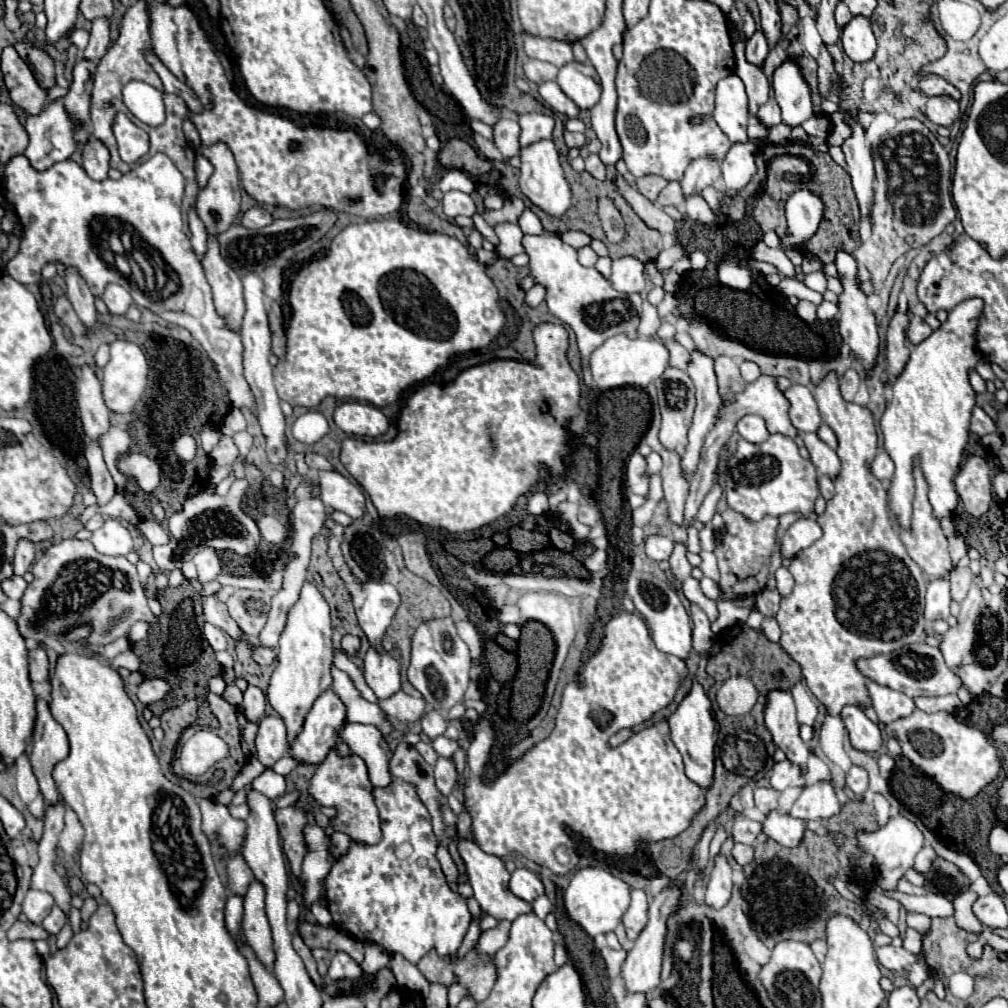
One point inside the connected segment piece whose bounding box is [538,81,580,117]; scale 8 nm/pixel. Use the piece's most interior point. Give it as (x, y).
(550, 93)

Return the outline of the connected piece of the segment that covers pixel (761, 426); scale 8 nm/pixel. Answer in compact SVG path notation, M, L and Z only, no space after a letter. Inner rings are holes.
M758 415L742 417L738 421L738 425L736 425L736 431L740 433L742 439L746 439L750 443L762 443L762 441L766 441L770 437L770 433L766 429L766 423Z

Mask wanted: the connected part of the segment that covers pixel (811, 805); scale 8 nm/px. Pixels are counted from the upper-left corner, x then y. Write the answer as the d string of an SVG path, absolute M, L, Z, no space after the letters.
M818 781L810 787L802 789L802 795L796 799L790 815L804 819L804 821L816 821L816 819L830 819L840 813L840 803L836 797L836 791L830 783Z

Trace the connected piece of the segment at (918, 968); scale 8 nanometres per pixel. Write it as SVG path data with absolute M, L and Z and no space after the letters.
M920 957L914 965L912 965L912 969L910 969L910 973L908 973L908 981L912 983L912 987L914 989L918 989L924 981L926 981L926 969L924 969L924 959Z

